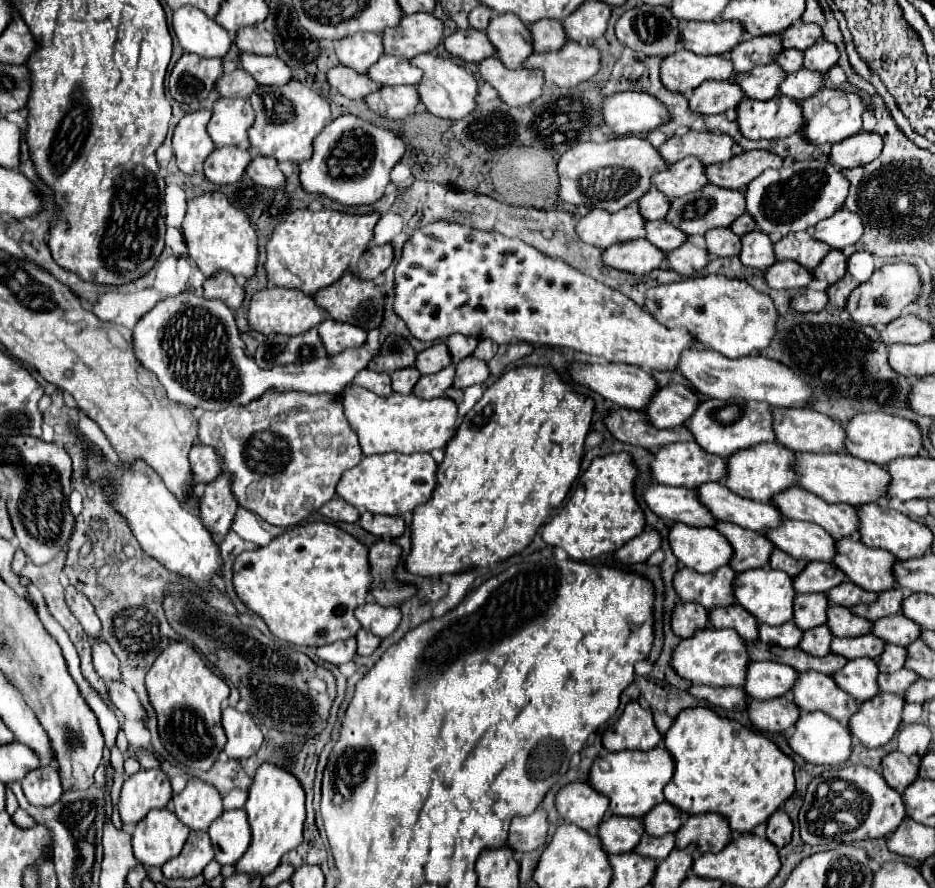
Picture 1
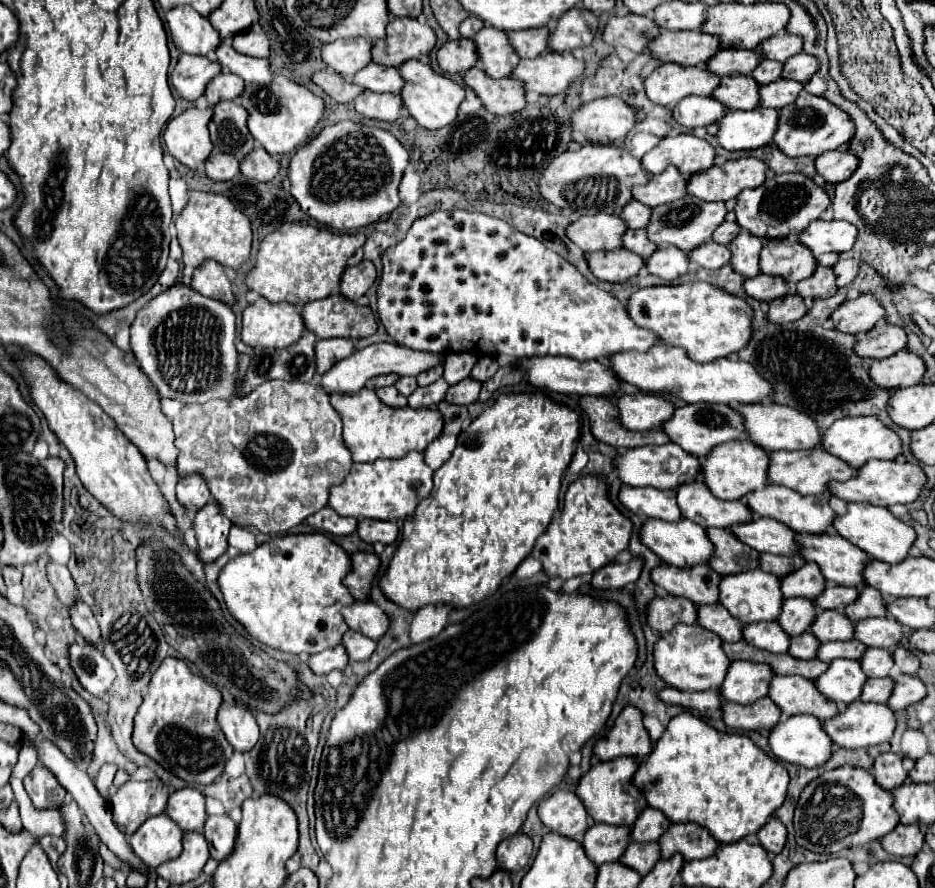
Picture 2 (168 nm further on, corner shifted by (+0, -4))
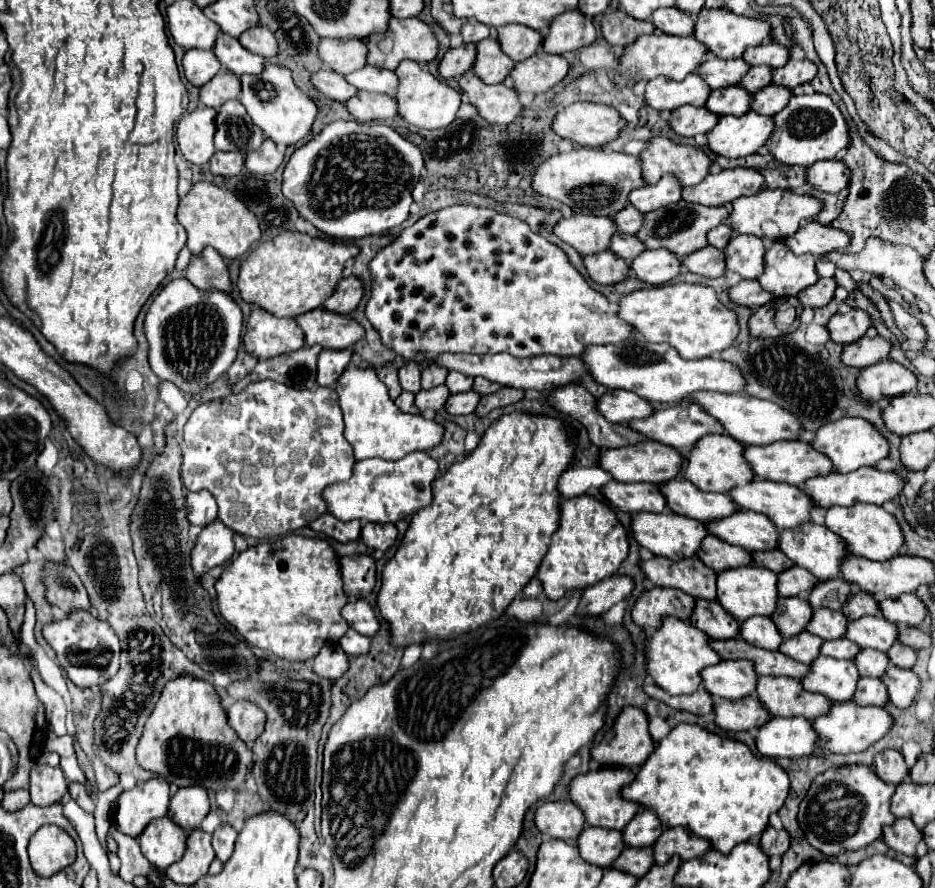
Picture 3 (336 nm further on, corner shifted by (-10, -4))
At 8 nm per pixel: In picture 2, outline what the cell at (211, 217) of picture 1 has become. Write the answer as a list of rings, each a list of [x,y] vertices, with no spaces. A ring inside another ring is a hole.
[[[189,191],[189,203],[175,219],[177,241],[183,249],[183,261],[191,267],[201,267],[205,261],[215,259],[223,267],[239,269],[251,257],[251,225],[249,219],[225,197],[215,193]]]

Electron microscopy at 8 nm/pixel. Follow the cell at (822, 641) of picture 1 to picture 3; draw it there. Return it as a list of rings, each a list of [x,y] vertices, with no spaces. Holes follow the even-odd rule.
[[[803,631],[801,635],[795,635],[795,637],[789,637],[789,639],[783,639],[783,643],[779,645],[779,651],[799,663],[811,663],[817,655],[819,655],[819,649],[821,649],[821,643],[823,639]]]

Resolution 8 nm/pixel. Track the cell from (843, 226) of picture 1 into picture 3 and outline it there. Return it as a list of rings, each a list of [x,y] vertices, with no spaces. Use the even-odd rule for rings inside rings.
[[[807,219],[799,225],[799,231],[787,239],[781,239],[791,247],[795,255],[811,253],[815,257],[825,255],[835,249],[843,249],[849,245],[849,235],[845,231],[833,229],[831,225],[821,225],[815,219]]]

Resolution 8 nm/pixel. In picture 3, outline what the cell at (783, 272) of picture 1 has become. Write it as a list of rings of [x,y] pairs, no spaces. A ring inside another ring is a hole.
[[[739,281],[735,287],[729,289],[729,299],[735,305],[745,305],[749,309],[757,309],[761,305],[771,303],[775,299],[771,293],[763,291],[763,287],[757,281]]]

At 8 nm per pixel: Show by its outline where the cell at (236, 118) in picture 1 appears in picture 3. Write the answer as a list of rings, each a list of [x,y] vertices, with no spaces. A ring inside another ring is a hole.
[[[227,101],[219,107],[215,129],[215,147],[219,151],[237,151],[247,155],[263,143],[263,131],[251,123],[251,117],[239,101]]]

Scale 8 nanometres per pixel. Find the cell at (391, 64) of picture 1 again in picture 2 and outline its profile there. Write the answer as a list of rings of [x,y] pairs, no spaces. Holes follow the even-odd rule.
[[[369,63],[367,67],[363,67],[359,73],[353,75],[351,79],[355,85],[365,87],[369,91],[389,91],[389,93],[401,93],[403,89],[403,77],[395,67],[381,67],[377,63]]]

